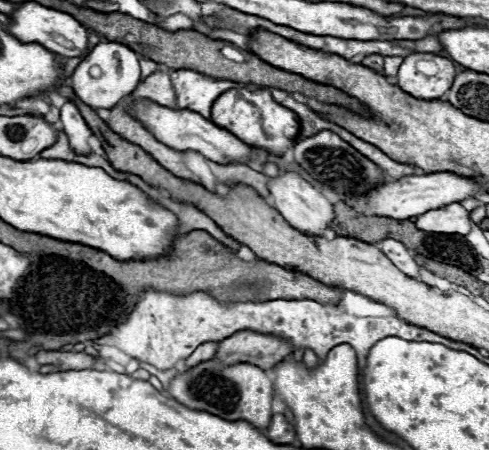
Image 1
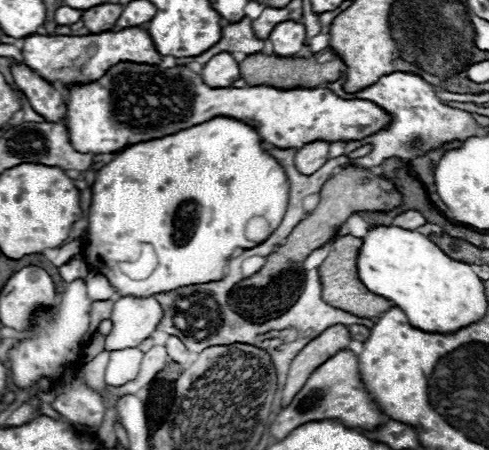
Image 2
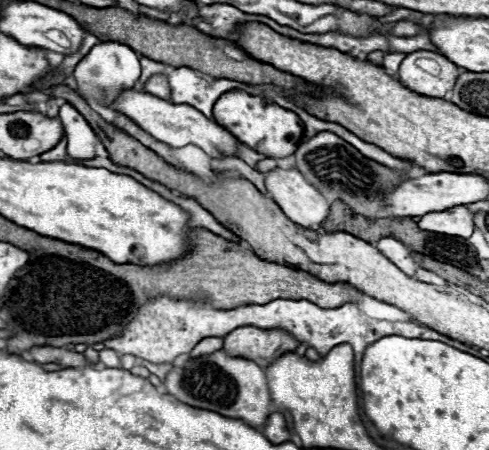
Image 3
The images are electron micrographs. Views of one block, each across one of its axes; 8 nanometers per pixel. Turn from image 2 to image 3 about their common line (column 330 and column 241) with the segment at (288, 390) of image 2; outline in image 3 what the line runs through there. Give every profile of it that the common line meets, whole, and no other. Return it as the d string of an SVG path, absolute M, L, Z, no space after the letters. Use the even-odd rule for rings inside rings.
M242 326L232 330L224 338L224 348L228 354L250 358L260 366L268 366L278 356L286 352L294 352L298 348L298 340L286 330L264 330L256 326Z

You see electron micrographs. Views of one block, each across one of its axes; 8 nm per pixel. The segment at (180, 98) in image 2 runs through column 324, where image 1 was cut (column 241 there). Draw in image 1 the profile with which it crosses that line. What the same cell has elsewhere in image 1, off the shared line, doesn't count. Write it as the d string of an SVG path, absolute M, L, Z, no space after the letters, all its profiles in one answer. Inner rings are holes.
M232 88L220 94L212 104L212 118L216 126L230 130L234 136L242 138L242 142L250 142L250 146L266 150L268 154L284 156L296 142L300 134L300 120L298 116L274 102L268 90L250 92L246 88Z

